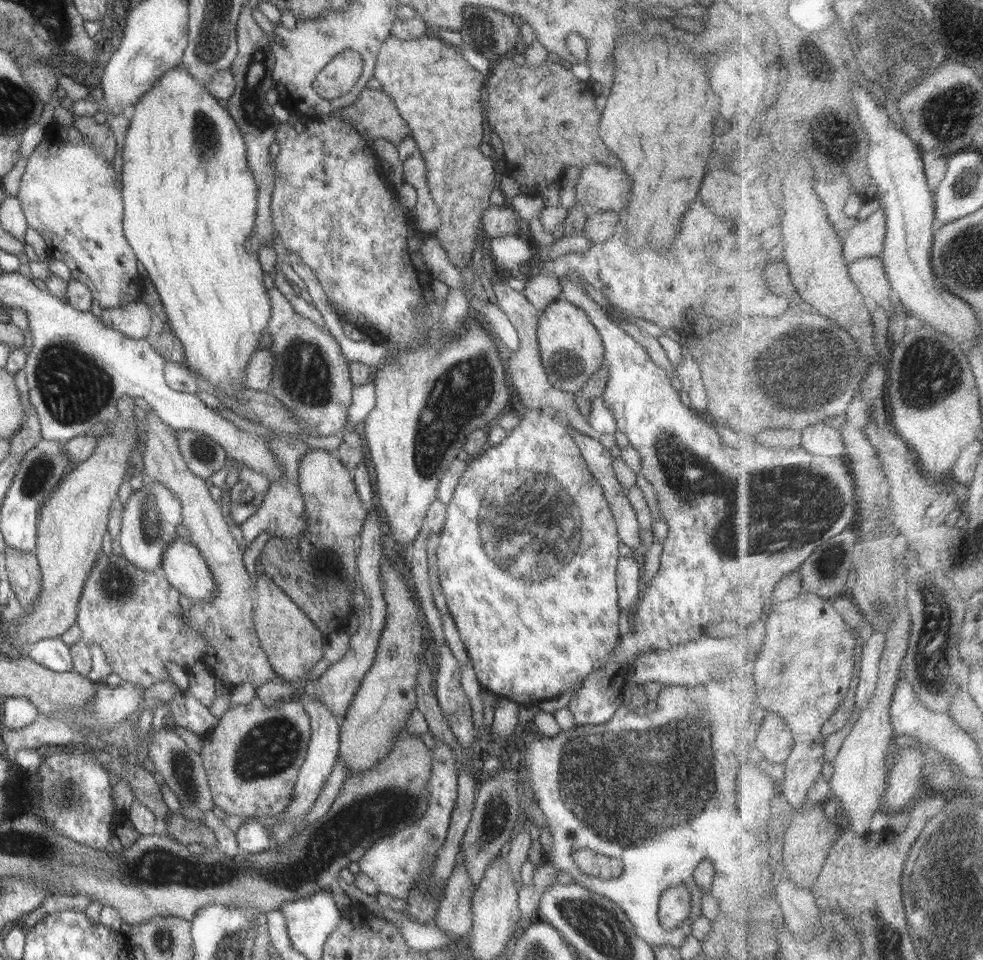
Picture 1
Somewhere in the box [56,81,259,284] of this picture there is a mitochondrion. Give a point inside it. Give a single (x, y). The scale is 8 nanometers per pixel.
(204, 132)

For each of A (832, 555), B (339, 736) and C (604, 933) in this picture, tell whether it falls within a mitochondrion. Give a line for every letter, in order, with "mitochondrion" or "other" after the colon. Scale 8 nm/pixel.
A: mitochondrion
B: other
C: mitochondrion

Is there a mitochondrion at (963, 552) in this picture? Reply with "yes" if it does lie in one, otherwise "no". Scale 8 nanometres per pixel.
no

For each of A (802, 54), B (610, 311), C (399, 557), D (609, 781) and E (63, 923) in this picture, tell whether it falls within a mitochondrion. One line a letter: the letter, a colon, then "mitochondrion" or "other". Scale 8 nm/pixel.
A: other
B: other
C: other
D: mitochondrion
E: other

